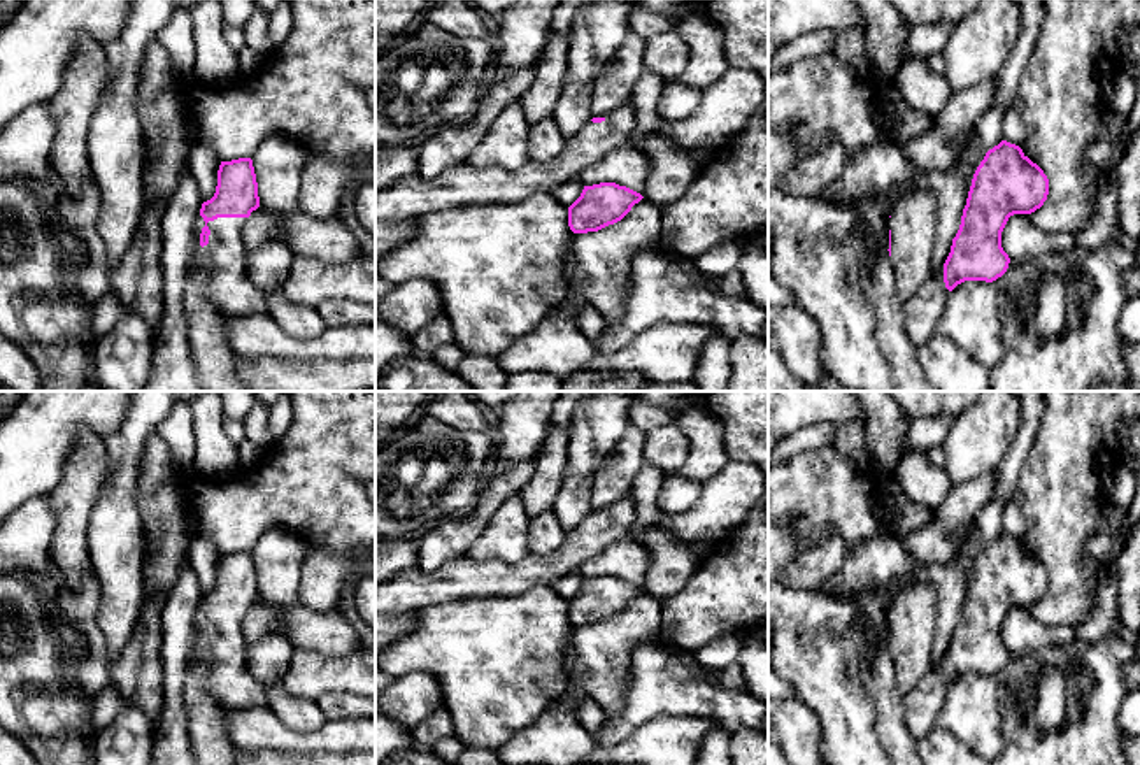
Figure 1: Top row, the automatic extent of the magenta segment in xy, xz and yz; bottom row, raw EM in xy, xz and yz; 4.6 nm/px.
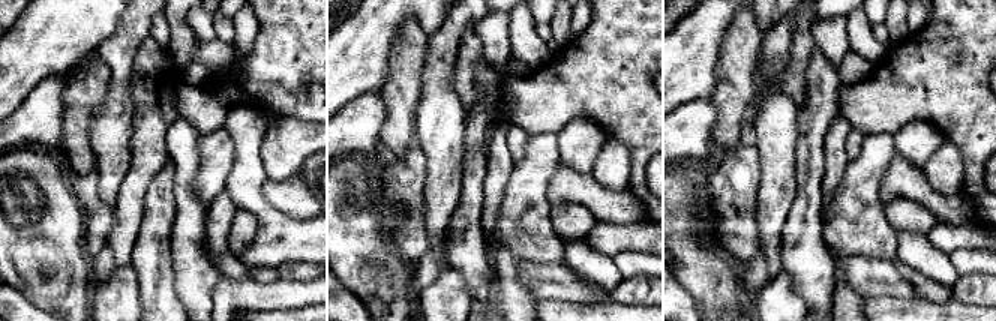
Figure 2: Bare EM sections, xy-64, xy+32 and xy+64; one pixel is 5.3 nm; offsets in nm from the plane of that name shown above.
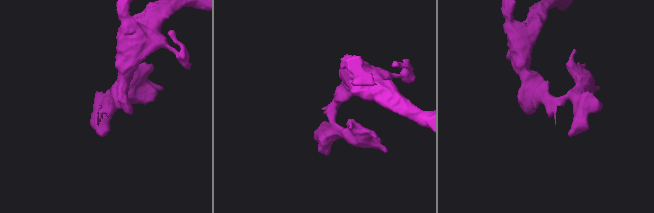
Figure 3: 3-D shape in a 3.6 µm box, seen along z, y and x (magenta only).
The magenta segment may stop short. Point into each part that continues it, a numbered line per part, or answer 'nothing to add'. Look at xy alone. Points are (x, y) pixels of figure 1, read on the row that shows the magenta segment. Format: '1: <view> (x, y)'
1: xy (230, 288)

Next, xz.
1: xz (458, 186)

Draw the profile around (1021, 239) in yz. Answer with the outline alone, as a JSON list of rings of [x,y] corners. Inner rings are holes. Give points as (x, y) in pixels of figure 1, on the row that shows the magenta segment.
[[[1014,214],[1001,232],[1001,247],[1010,261],[1021,263],[1045,254],[1072,251],[1075,233],[1045,232],[1031,221],[1030,214]]]

